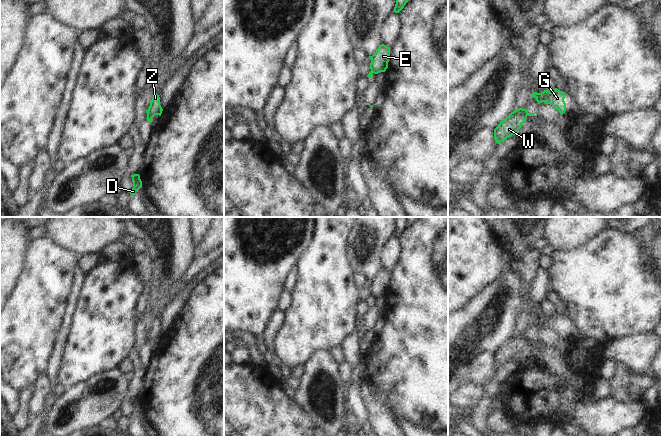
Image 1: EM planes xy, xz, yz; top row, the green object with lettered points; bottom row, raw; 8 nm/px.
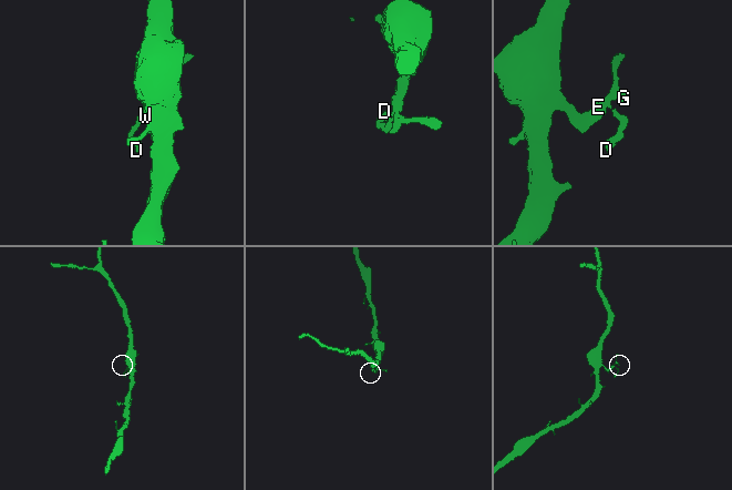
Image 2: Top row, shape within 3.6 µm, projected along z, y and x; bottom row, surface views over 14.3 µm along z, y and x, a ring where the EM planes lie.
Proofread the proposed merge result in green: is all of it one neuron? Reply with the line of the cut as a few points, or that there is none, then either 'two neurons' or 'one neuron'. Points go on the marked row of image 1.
cut in yz along (525, 110), (527, 115); two neurons

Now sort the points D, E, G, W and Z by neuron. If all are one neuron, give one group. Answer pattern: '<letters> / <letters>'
D / E G W Z

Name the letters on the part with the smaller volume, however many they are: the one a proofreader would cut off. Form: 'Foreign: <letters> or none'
Foreign: D

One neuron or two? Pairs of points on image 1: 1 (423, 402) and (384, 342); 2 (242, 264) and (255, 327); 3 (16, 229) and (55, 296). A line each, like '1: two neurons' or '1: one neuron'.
1: one neuron
2: one neuron
3: two neurons

